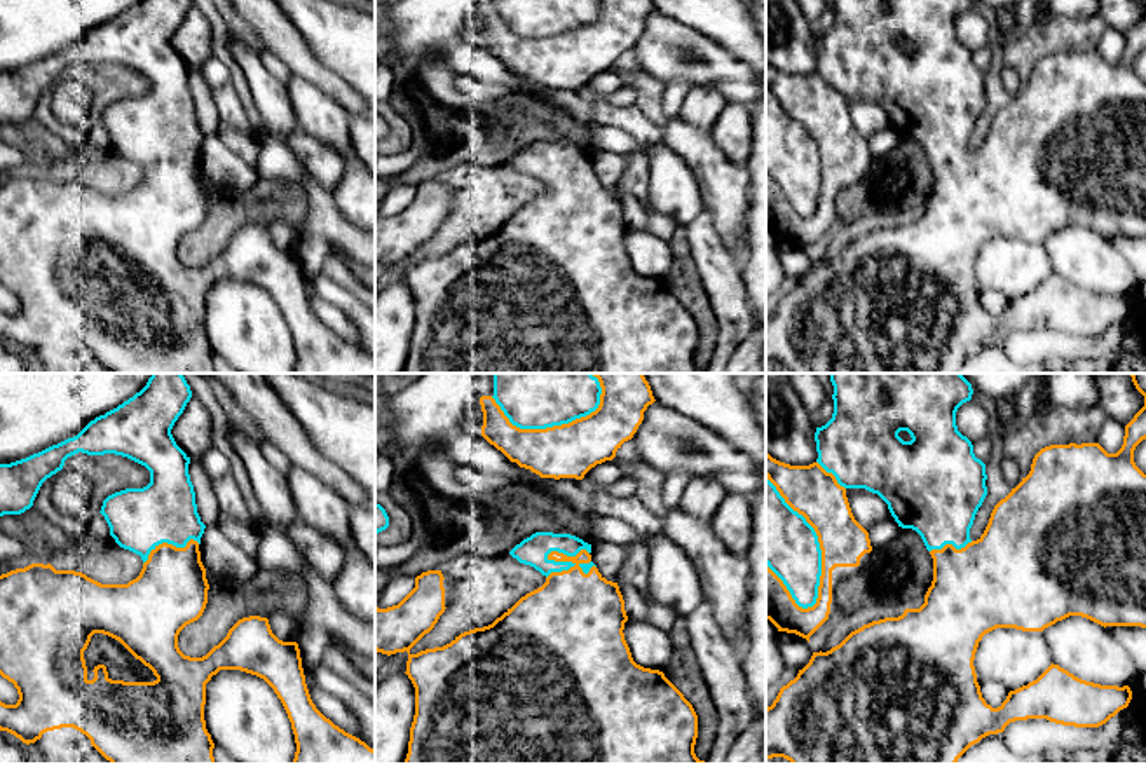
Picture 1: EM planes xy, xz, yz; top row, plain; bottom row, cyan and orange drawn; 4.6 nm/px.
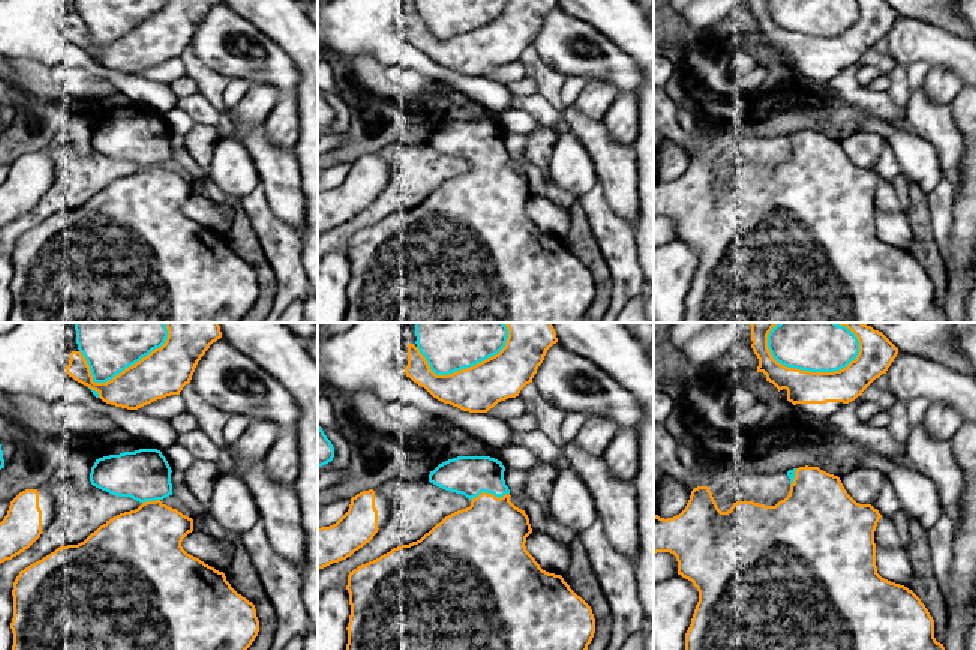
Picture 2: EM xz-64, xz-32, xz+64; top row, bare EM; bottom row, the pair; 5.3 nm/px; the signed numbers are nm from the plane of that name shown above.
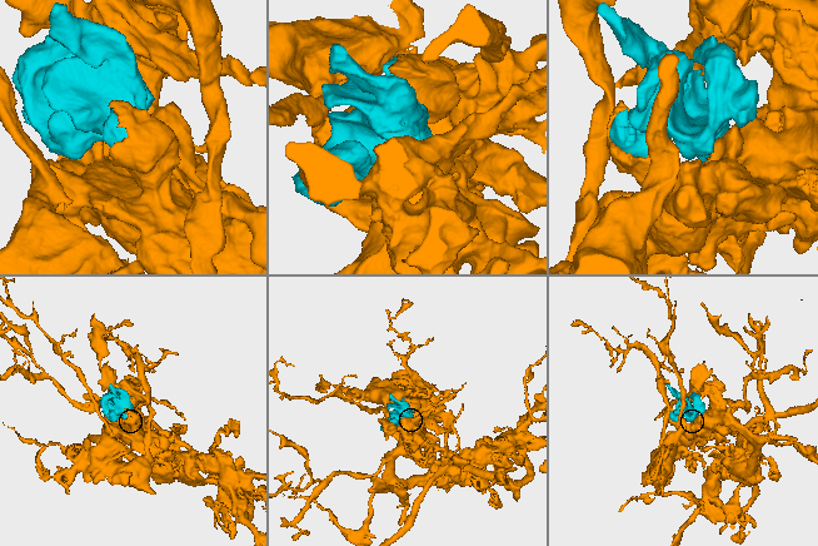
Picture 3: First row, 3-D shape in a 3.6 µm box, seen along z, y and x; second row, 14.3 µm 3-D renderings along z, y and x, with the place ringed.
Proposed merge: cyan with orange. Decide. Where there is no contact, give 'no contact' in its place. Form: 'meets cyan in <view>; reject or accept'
meets cyan in yz; accept

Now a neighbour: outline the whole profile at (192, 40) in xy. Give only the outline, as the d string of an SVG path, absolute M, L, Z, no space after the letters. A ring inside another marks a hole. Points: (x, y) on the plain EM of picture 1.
M190 7L171 44L187 66L201 68L211 58L211 24L208 17L197 7Z

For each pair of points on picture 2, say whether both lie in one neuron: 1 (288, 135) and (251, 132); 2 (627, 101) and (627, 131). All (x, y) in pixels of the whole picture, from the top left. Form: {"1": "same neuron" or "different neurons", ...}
{"1": "different neurons", "2": "same neuron"}

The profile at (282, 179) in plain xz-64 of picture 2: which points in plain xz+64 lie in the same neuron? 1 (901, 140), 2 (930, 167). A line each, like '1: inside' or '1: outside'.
1: outside
2: outside

